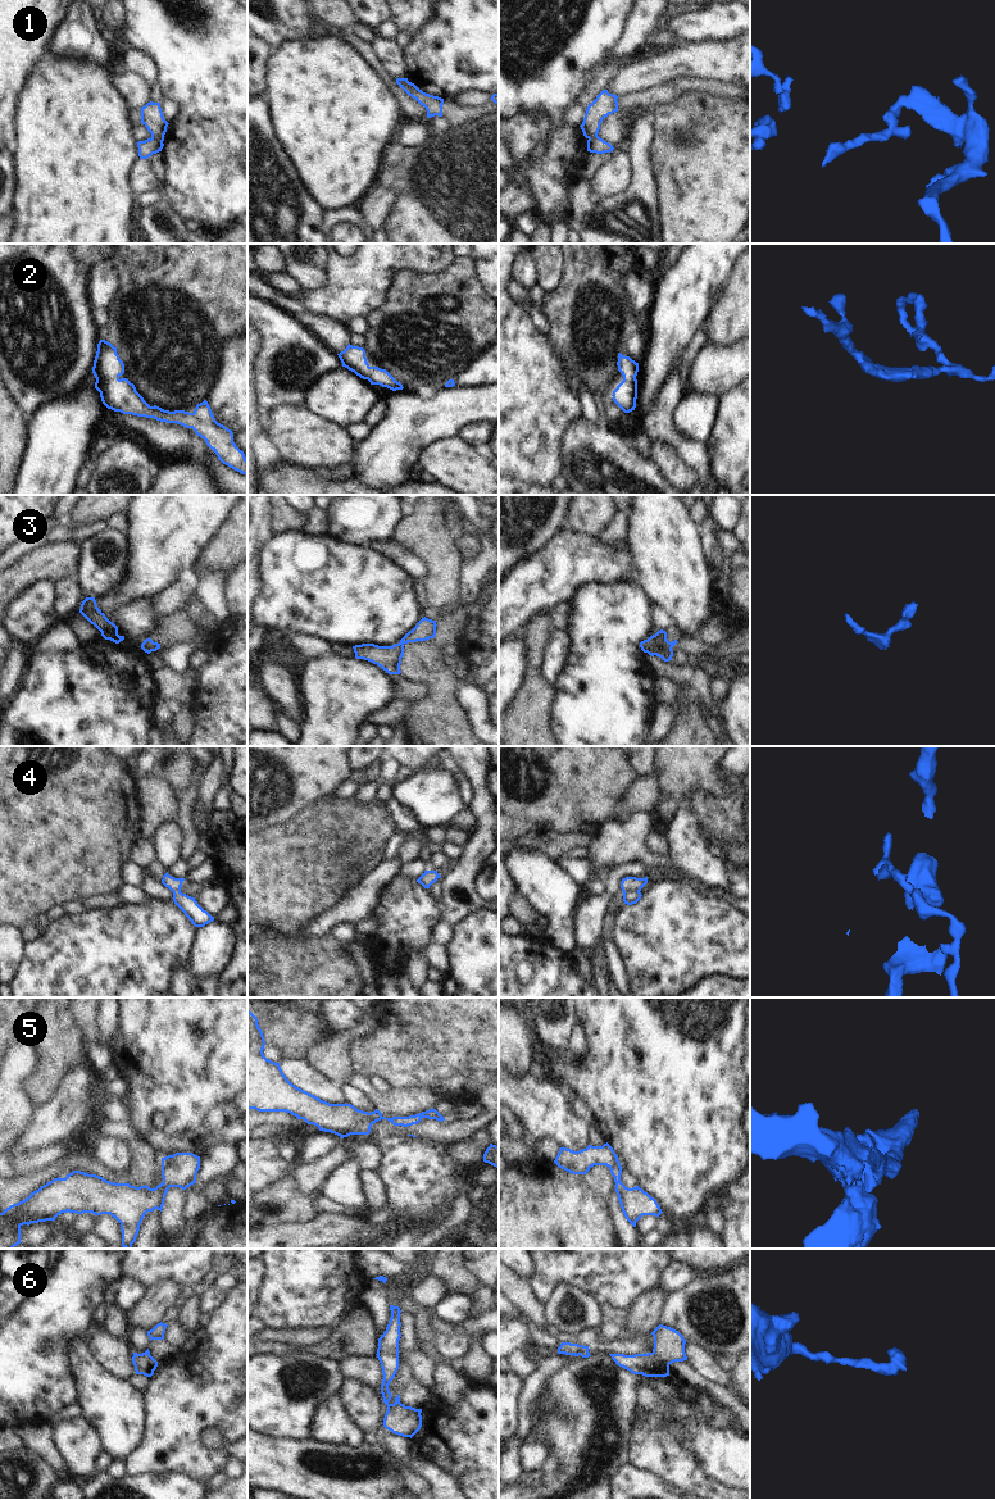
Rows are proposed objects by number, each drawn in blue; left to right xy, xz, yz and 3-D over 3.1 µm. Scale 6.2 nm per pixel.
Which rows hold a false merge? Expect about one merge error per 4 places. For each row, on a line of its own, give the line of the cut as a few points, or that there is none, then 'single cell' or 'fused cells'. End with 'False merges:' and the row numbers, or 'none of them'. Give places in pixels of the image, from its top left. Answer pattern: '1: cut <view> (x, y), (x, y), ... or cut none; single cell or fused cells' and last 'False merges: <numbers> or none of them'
1: cut xy (163, 136), (151, 139); fused cells
2: cut none; single cell
3: cut none; single cell
4: cut yz (639, 890), (628, 890), (623, 894); fused cells
5: cut none; single cell
6: cut yz (652, 1353), (668, 1366); fused cells
False merges: 1, 4, 6

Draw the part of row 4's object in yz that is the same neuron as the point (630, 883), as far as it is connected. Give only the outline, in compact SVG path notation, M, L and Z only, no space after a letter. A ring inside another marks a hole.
M626 877L621 882L621 888L623 894L628 891L641 891L641 888L648 883L648 877L636 878L636 877Z

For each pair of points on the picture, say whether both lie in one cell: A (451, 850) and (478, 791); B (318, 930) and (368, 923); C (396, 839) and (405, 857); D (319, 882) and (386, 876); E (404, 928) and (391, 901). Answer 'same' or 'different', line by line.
A: different
B: different
C: different
D: different
E: same

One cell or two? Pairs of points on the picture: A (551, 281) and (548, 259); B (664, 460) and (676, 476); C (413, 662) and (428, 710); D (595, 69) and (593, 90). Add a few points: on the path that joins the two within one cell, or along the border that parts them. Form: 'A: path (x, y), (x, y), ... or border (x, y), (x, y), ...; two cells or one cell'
A: path (550, 276), (550, 264); one cell
B: path (668, 464), (676, 472); one cell
C: path (425, 673), (434, 682), (434, 699); one cell
D: border (618, 60), (604, 68), (589, 83); two cells

